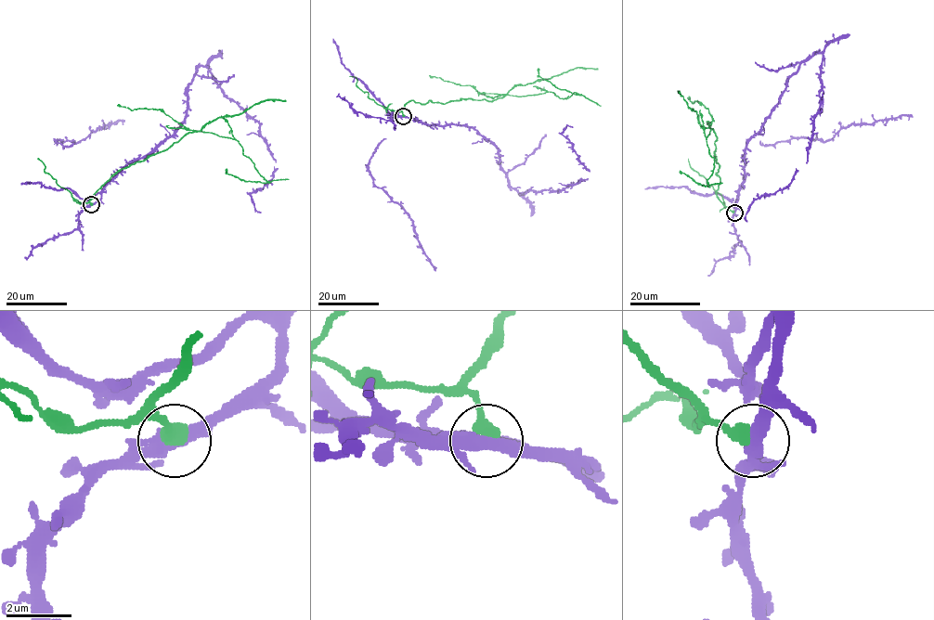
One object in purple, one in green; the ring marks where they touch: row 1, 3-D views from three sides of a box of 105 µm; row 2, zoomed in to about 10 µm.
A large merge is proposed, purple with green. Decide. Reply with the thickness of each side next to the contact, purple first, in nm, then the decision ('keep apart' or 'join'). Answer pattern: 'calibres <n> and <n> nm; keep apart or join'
calibres 400 and 480 nm; keep apart

